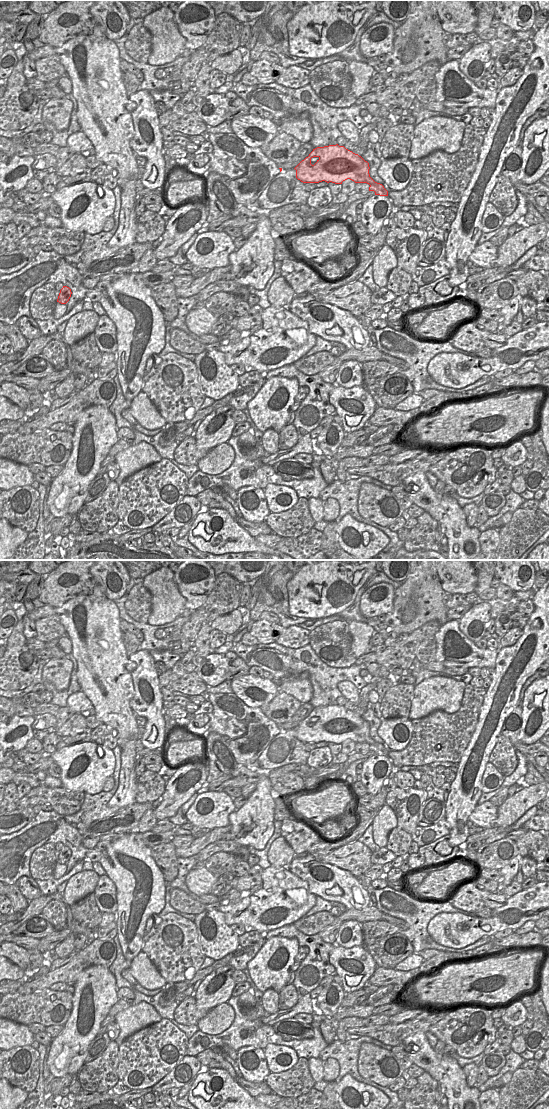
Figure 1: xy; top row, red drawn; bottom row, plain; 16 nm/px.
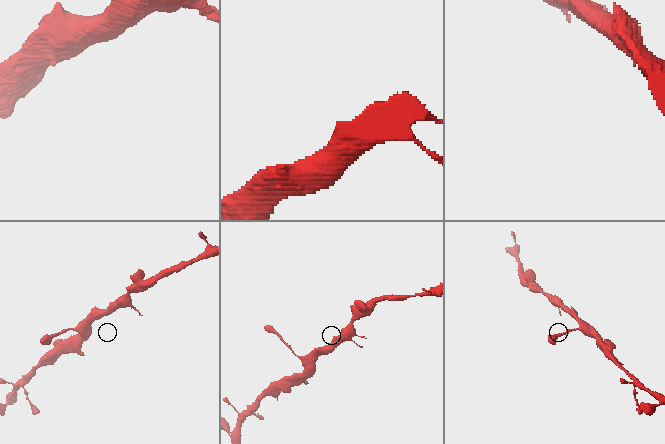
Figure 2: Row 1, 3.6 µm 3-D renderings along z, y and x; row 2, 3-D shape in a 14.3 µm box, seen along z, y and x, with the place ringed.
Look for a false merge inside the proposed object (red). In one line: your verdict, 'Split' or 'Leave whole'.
Leave whole

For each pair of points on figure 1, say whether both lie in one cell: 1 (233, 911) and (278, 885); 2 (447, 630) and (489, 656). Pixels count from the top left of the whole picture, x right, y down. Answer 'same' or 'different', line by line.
1: same
2: same

